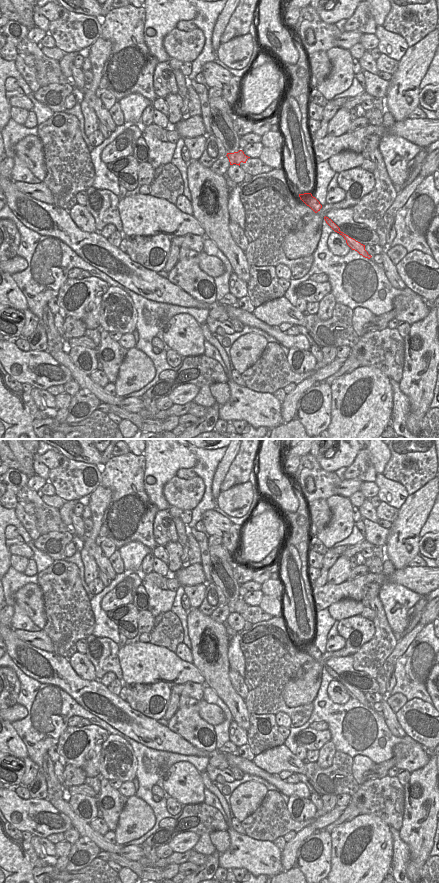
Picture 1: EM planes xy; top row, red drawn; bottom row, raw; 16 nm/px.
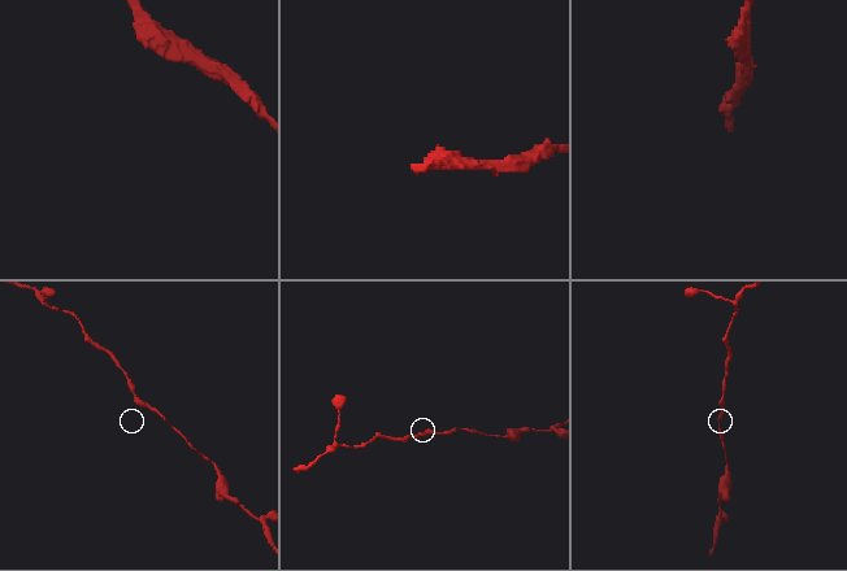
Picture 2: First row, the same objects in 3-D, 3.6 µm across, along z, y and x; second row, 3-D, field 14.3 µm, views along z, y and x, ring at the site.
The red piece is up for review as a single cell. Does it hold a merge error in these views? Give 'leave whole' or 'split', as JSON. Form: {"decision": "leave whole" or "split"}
{"decision": "leave whole"}

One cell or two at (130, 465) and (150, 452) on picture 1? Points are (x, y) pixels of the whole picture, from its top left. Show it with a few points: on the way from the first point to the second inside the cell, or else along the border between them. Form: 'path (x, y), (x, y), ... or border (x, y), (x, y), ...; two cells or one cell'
border (142, 454), (144, 457), (143, 479); two cells

